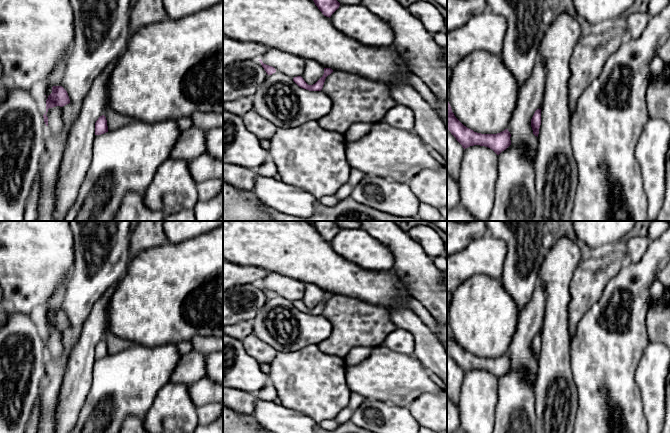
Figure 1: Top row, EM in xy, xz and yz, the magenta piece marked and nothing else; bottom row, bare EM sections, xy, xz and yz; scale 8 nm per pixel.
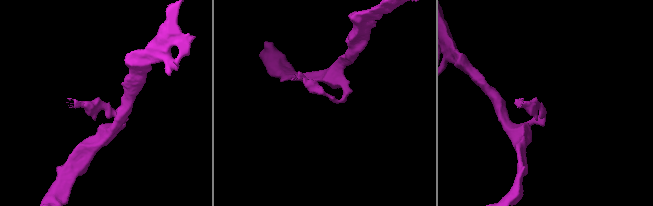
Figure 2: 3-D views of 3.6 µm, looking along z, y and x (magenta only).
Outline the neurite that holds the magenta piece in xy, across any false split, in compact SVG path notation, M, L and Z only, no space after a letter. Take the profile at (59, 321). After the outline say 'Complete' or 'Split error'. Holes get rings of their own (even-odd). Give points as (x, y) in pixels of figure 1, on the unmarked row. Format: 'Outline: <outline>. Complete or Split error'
Outline: M53 310L52 317L46 324L46 337L43 339L44 346L48 350L48 341L46 340L48 333L56 330L63 331L70 327L67 315L62 310Z. Complete

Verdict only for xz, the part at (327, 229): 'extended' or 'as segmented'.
as segmented

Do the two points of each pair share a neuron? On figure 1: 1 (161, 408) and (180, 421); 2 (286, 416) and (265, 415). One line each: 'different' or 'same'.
1: same
2: same

